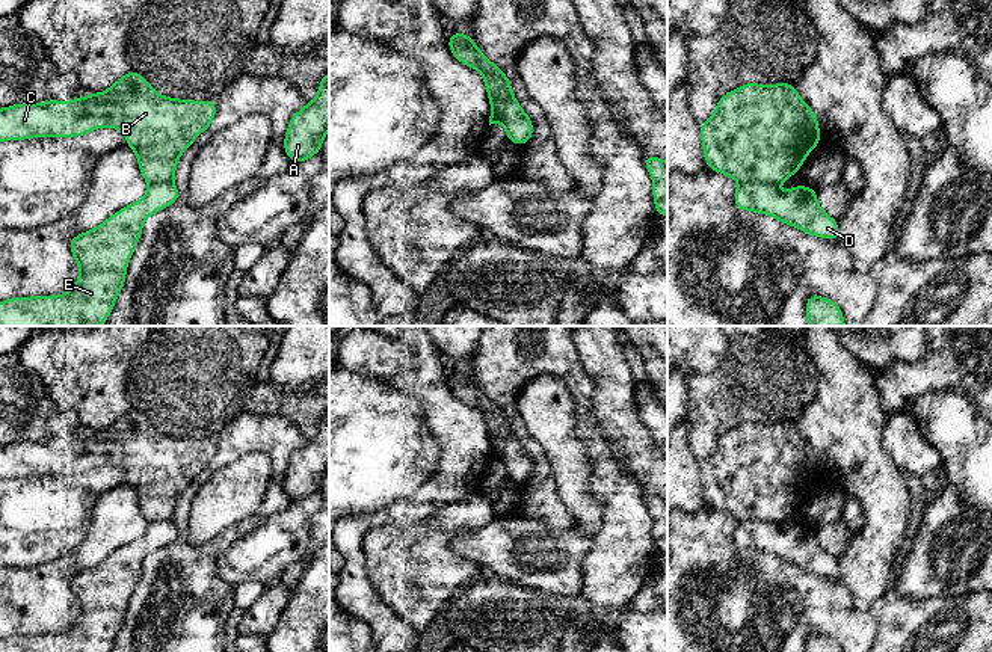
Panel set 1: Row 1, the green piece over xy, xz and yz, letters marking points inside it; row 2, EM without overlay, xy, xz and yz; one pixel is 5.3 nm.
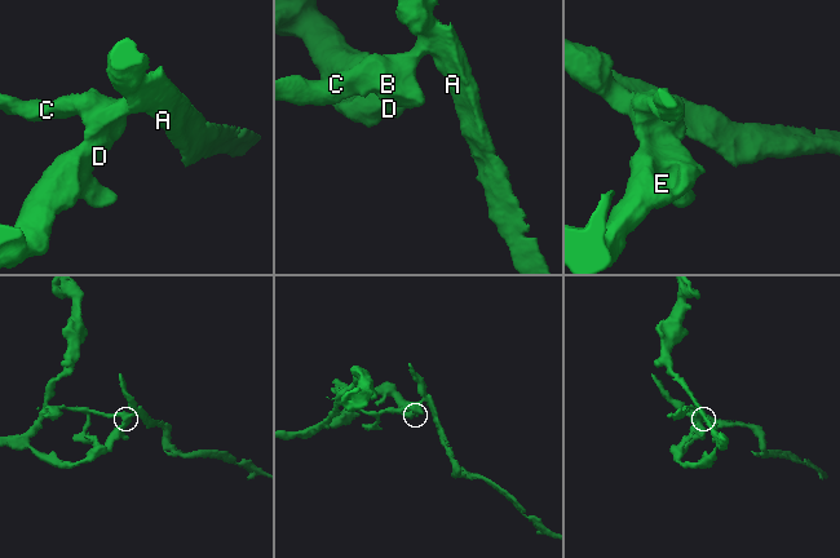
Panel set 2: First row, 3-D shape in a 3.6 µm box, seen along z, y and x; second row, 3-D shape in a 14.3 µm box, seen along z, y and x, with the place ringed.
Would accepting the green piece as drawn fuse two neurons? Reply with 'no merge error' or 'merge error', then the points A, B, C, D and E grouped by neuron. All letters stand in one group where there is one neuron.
merge error; A B C / D E

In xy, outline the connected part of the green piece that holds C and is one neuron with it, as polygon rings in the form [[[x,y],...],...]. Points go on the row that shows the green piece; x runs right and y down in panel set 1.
[[[128,71],[107,91],[72,98],[69,103],[48,100],[39,104],[14,104],[0,109],[0,142],[32,137],[77,137],[95,128],[118,128],[136,152],[139,169],[148,184],[174,183],[180,155],[208,130],[216,115],[216,100],[192,101],[160,95],[136,71]]]

